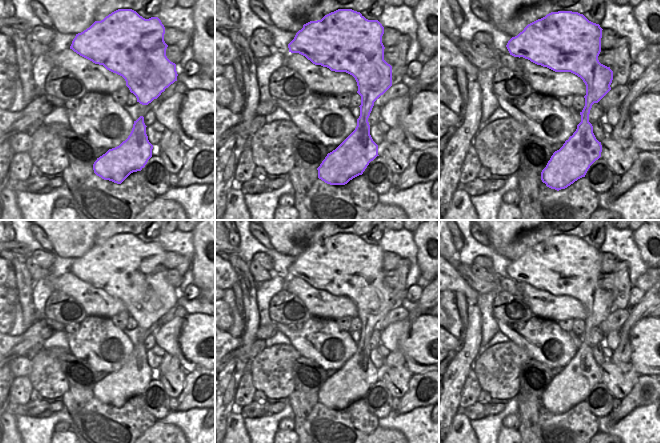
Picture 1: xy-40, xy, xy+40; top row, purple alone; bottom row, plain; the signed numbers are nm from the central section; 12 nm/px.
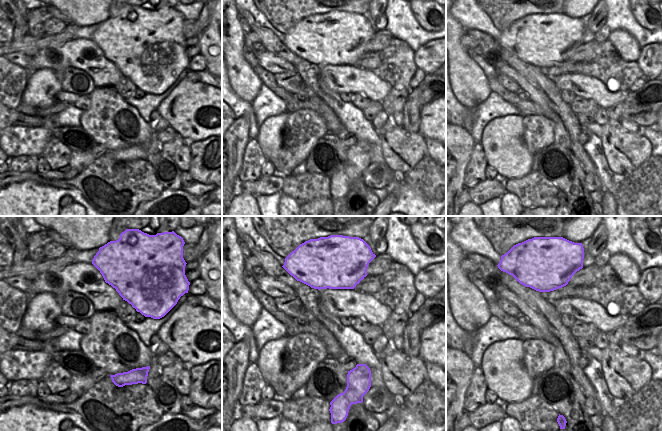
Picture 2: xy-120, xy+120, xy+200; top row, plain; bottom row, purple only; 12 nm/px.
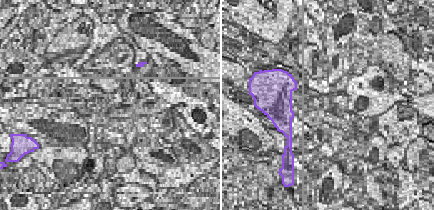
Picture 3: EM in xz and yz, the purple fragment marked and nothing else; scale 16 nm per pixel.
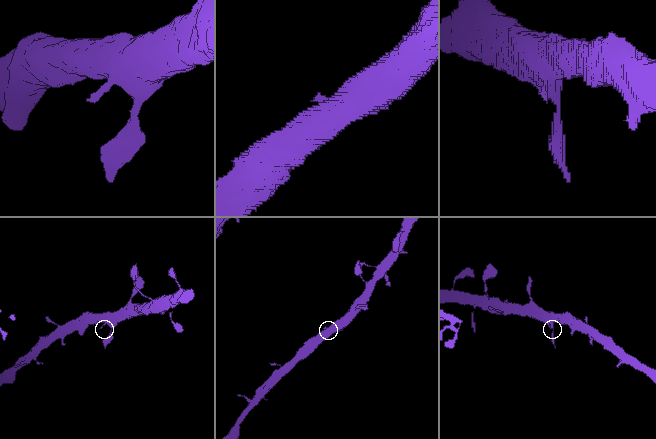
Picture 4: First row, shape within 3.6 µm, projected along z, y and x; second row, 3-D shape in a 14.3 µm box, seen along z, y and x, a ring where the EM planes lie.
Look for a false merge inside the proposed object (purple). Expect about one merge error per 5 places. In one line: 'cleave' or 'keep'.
keep

